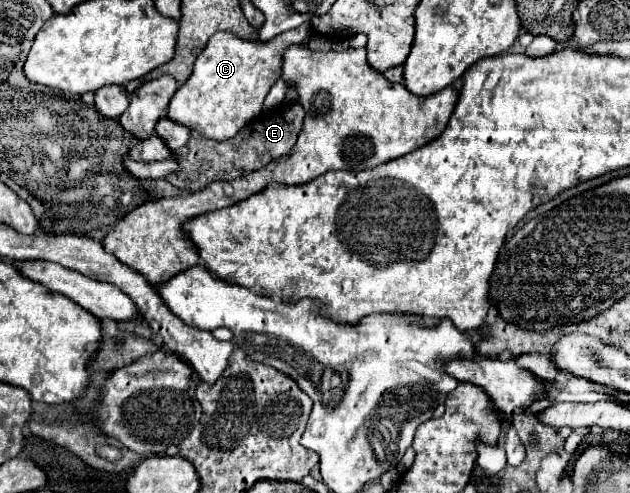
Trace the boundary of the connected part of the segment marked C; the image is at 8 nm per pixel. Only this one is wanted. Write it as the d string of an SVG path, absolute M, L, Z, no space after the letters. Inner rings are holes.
M303 23L283 35L267 43L243 41L233 33L221 31L213 35L205 47L205 51L197 57L191 77L177 89L167 107L167 117L177 123L201 131L201 135L209 139L231 139L245 127L245 123L253 121L263 111L263 101L269 89L281 77L283 53L287 47L303 43L311 35L311 25Z

